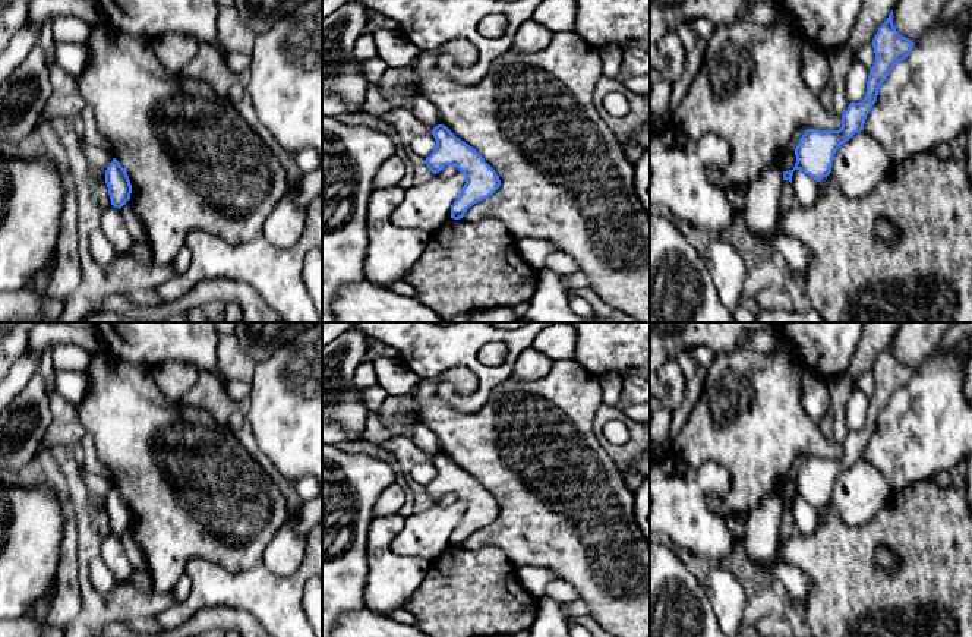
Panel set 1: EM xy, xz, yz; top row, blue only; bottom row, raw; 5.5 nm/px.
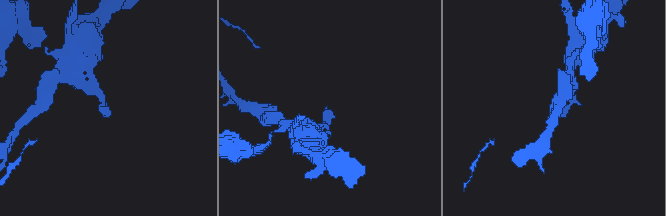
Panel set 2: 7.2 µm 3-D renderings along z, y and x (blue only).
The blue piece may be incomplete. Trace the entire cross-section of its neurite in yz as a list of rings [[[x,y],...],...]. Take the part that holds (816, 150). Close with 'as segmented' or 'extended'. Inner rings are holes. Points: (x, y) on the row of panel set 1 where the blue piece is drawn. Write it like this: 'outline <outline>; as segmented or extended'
outline [[[891,10],[871,44],[875,62],[868,73],[864,100],[849,104],[848,110],[842,114],[842,127],[839,130],[807,129],[795,148],[795,167],[783,171],[783,180],[792,183],[795,170],[804,171],[817,182],[831,173],[836,151],[855,133],[864,130],[865,119],[877,101],[880,86],[887,79],[890,70],[911,54],[915,42],[896,31]]]; as segmented

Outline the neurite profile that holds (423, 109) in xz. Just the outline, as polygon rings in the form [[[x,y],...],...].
[[[411,94],[410,98],[413,100],[411,113],[417,120],[430,127],[441,124],[439,113],[429,98],[420,94]]]

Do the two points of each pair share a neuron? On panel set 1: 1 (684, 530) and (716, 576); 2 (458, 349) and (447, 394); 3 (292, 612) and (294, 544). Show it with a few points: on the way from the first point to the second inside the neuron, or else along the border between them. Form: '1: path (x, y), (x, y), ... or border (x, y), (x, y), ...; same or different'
1: border (726, 563), (713, 563), (710, 565); different
2: path (477, 368), (482, 390), (466, 400); same
3: border (306, 539), (292, 573), (262, 565); different

